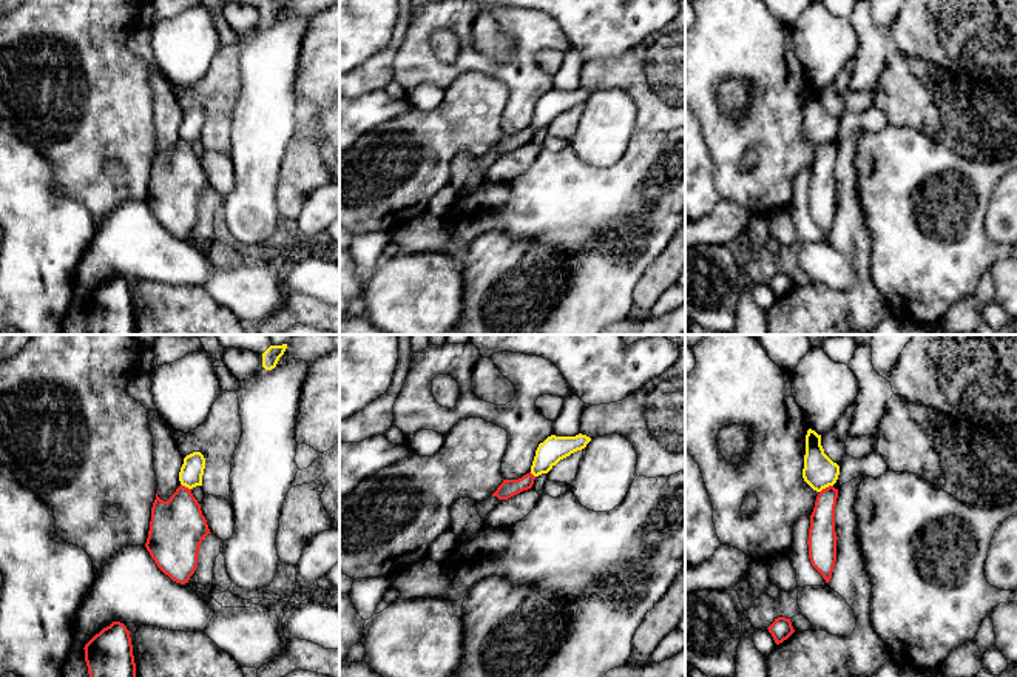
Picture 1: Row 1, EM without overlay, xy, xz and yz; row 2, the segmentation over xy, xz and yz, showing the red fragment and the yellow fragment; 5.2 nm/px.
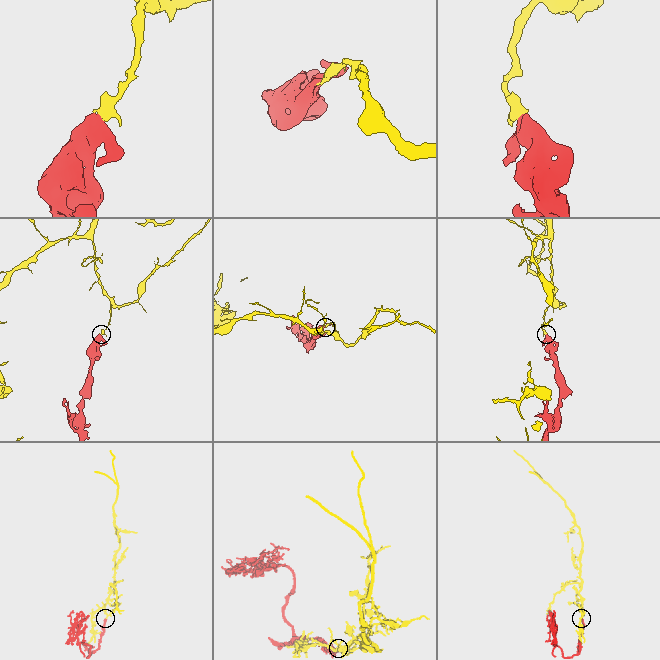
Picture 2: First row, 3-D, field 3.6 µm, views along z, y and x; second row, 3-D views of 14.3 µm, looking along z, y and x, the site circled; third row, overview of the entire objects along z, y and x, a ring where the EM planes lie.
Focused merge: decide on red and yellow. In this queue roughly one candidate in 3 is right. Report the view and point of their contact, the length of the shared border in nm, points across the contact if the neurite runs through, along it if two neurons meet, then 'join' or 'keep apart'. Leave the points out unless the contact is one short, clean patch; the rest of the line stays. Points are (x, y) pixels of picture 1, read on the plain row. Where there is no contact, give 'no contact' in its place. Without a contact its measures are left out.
contact yz (826, 142); length 80 nm; border yz (832, 139), (820, 147); keep apart

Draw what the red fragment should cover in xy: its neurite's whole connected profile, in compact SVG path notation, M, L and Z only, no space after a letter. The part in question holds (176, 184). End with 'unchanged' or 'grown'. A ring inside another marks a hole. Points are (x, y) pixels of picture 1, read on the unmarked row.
M181 139L167 156L156 148L145 202L173 236L188 237L198 222L201 197L208 188L207 174L191 143Z; unchanged

